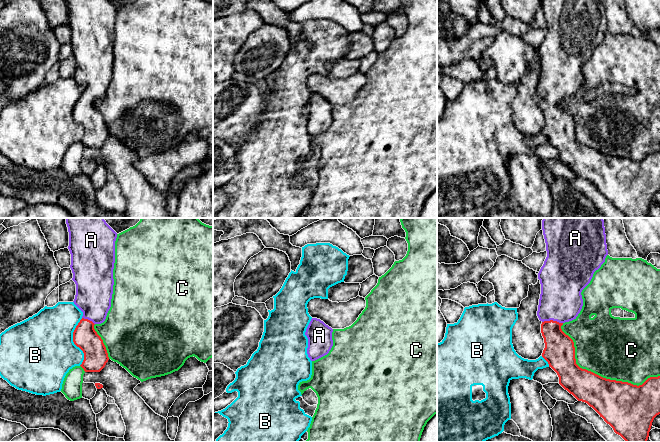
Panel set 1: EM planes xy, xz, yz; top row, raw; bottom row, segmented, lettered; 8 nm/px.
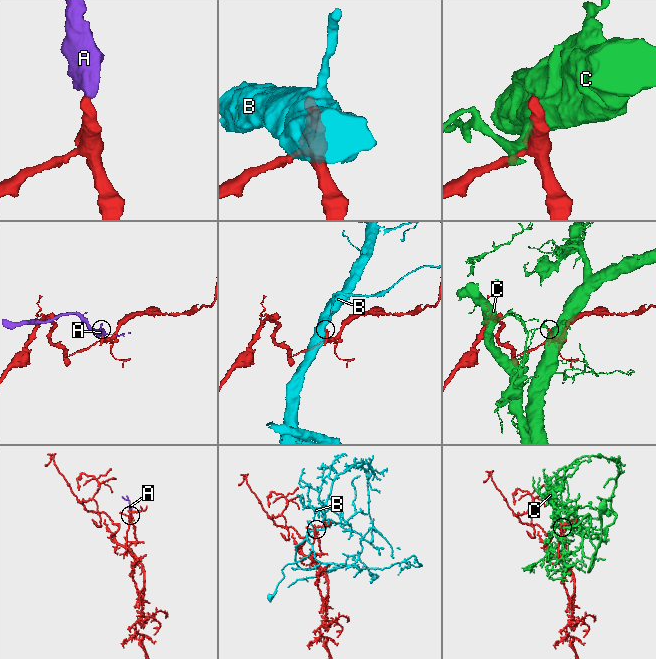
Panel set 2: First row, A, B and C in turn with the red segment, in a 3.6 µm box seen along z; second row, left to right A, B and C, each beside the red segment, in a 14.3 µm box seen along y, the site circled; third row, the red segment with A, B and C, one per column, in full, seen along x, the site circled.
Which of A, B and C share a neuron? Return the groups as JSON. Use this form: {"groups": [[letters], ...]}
{"groups": [["A"], ["B"], ["C"]]}

